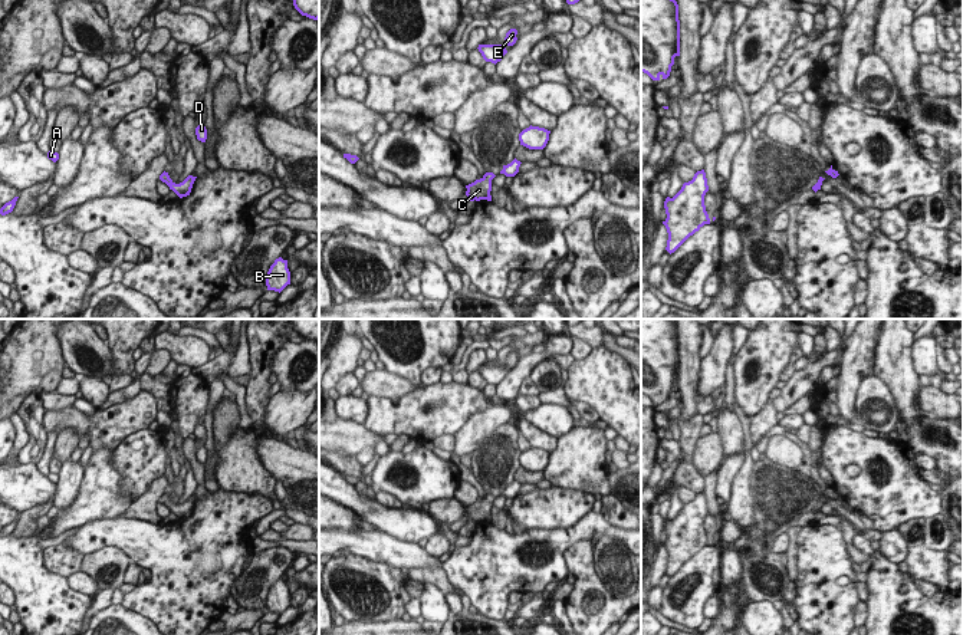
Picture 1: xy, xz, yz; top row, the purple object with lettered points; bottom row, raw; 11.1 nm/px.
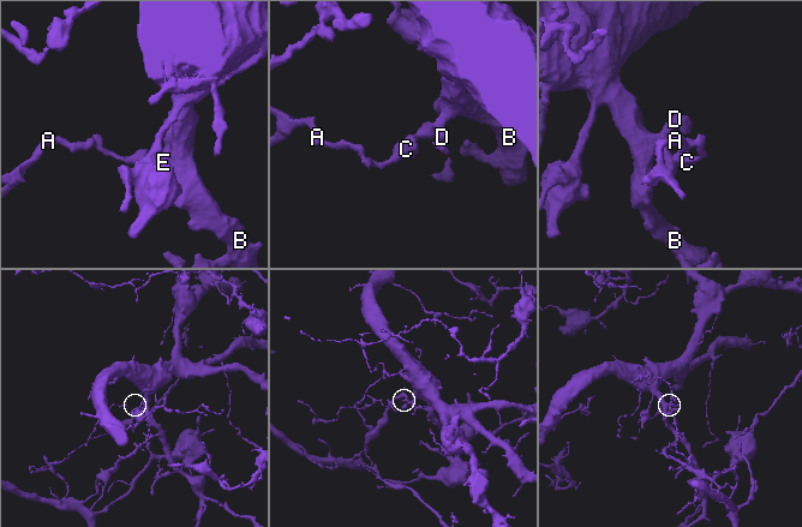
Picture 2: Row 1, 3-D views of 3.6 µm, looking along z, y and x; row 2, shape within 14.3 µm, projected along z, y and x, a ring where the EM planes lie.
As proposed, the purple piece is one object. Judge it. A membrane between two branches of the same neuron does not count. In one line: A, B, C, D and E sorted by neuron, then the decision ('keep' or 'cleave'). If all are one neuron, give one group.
groups A B C D E; keep

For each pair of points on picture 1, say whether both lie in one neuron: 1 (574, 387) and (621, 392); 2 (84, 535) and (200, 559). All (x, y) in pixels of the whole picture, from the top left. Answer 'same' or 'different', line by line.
1: same
2: same

